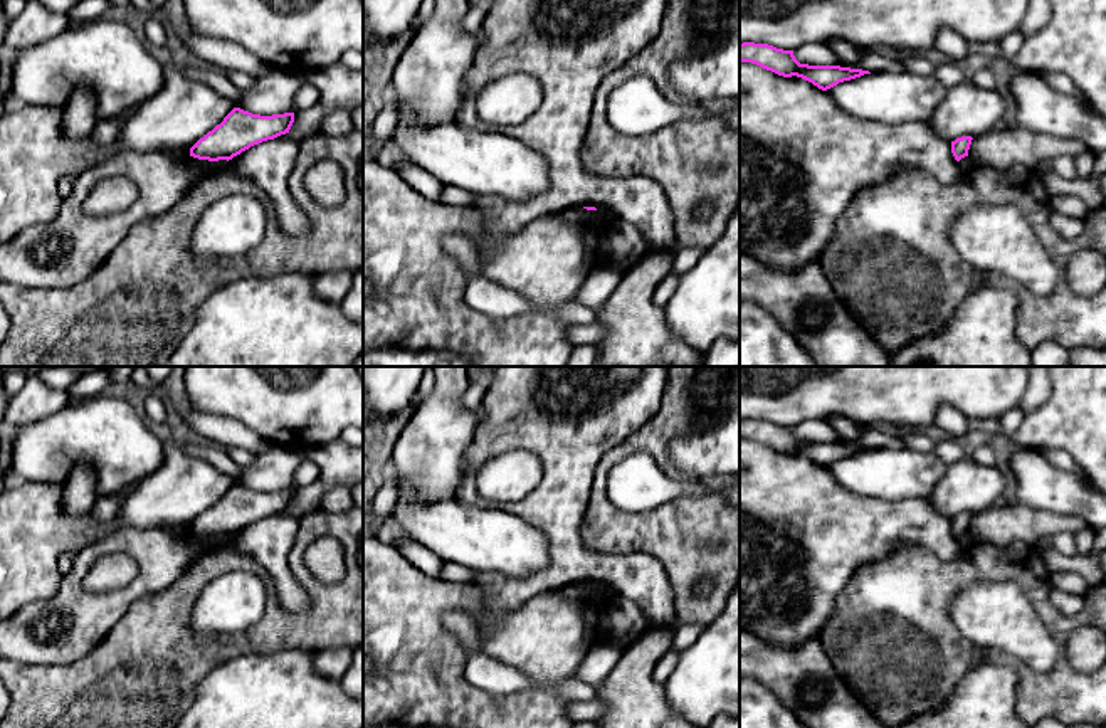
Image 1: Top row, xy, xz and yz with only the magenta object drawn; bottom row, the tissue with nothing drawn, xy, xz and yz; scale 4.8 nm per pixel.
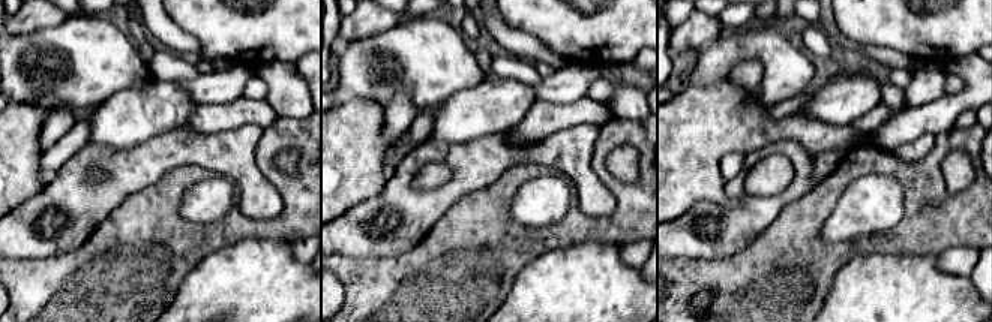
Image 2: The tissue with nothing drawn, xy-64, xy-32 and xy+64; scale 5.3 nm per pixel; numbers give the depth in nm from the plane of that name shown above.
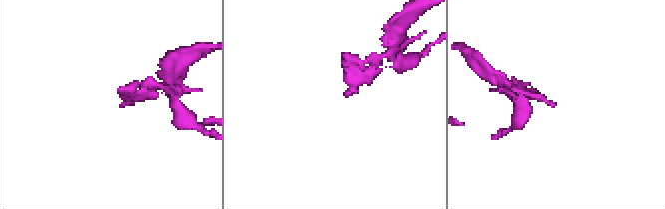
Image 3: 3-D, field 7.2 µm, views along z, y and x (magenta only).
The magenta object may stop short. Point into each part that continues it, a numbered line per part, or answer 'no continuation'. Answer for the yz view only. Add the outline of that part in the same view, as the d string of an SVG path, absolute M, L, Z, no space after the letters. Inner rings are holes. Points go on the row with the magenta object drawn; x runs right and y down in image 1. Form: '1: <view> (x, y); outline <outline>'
1: yz (1017, 147); outline M1020 126L992 129L973 138L968 150L973 165L985 165L997 170L1015 166L1035 170L1042 160L1056 160L1064 155L1076 158L1081 153L1093 151L1081 141L1040 135Z

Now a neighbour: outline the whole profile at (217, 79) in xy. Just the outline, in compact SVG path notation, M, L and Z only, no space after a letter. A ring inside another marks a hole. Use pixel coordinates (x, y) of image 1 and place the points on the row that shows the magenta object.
M203 64L200 67L183 69L182 74L188 81L197 81L215 89L219 94L229 98L230 101L239 99L242 94L242 91L234 86L229 74L222 69L215 69Z

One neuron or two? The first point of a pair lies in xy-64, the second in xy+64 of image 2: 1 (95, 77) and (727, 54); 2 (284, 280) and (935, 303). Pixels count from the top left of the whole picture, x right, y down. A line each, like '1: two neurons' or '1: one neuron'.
1: one neuron
2: one neuron

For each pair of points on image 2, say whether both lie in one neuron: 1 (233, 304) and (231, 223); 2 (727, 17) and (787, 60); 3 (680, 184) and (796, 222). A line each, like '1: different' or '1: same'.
1: different
2: different
3: different

